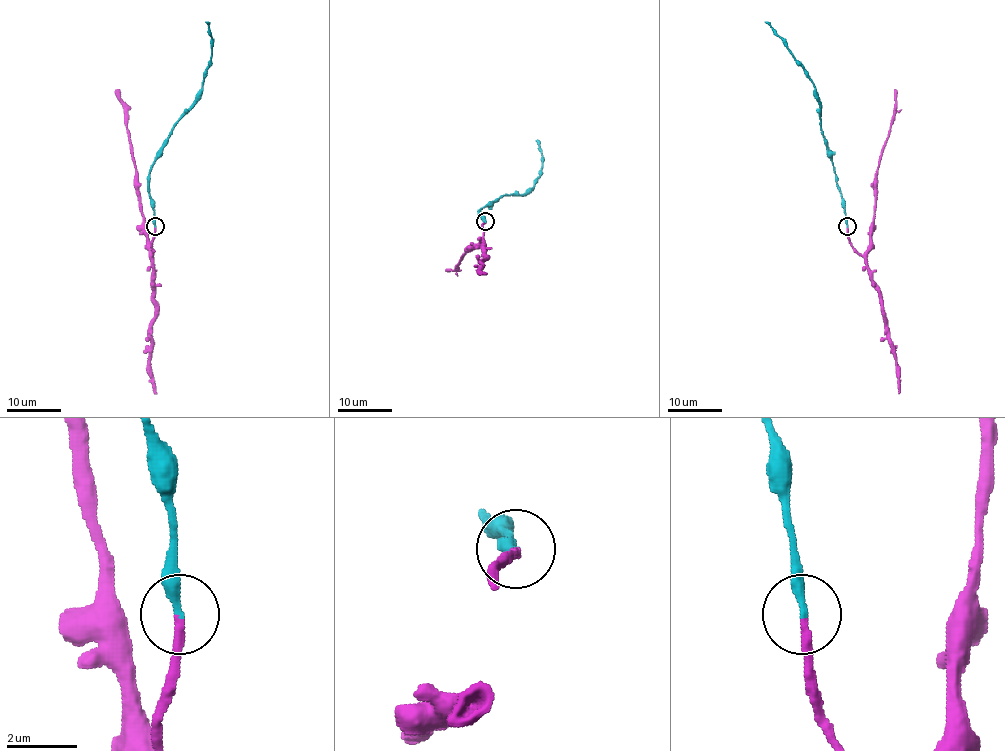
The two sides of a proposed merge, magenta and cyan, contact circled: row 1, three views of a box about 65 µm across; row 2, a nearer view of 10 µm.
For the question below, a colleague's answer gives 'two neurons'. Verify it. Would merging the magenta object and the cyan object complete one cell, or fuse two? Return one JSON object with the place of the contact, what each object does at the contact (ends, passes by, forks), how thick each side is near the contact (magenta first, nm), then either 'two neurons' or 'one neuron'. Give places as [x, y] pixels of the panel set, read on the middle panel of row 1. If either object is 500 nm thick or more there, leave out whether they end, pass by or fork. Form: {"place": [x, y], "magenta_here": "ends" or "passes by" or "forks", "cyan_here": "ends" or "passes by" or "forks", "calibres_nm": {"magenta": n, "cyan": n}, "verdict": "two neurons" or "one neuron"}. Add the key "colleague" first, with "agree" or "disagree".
{"colleague": "disagree", "place": [485, 221], "magenta_here": "ends", "cyan_here": "ends", "calibres_nm": {"magenta": 240, "cyan": 280}, "verdict": "one neuron"}

